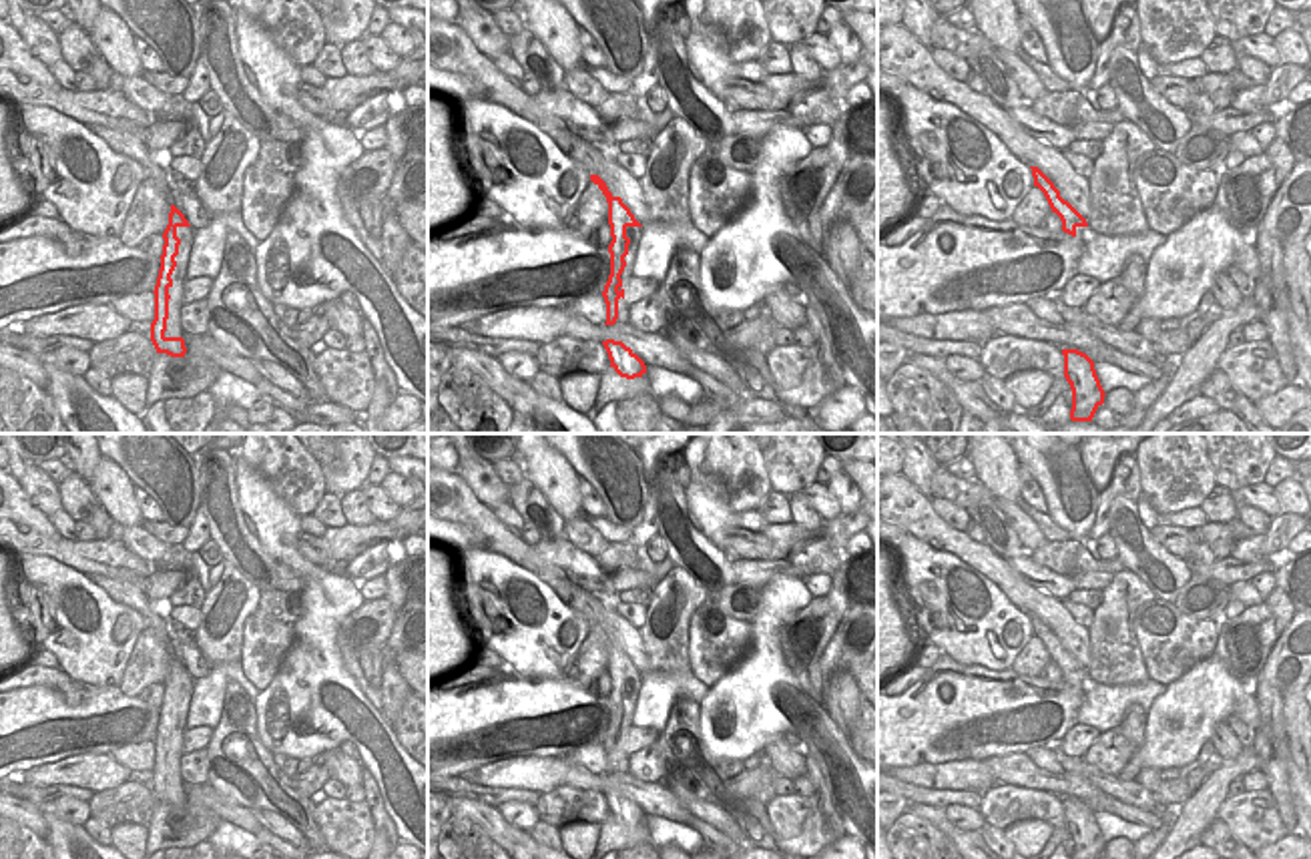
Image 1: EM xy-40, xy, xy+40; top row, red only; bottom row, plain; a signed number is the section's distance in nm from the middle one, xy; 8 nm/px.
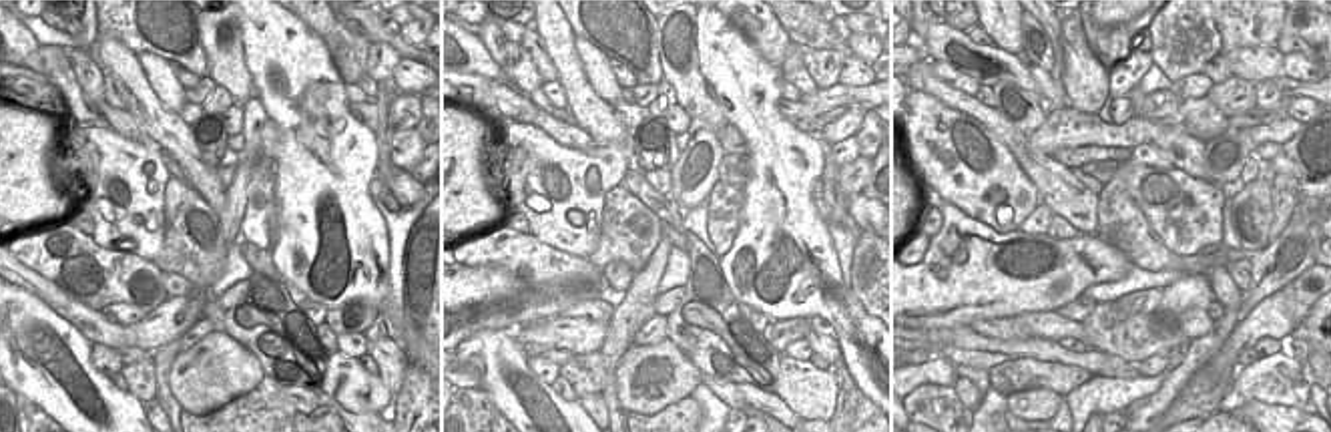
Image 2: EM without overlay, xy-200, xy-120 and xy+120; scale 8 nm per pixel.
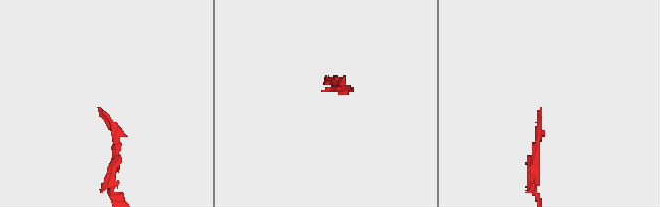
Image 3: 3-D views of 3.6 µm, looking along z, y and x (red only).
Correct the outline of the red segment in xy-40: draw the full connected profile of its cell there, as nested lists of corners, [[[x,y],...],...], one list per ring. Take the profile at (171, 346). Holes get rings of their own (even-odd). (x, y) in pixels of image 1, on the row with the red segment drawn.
[[[171,205],[169,225],[163,233],[165,245],[161,255],[161,269],[155,285],[155,319],[151,323],[151,341],[157,353],[167,353],[171,357],[185,357],[187,347],[183,337],[167,337],[167,319],[169,319],[169,289],[173,287],[173,271],[177,267],[175,257],[179,255],[181,239],[177,237],[179,227],[191,227],[185,215]]]

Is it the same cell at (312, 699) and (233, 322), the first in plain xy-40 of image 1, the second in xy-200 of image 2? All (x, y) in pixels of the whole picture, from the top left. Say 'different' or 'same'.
different

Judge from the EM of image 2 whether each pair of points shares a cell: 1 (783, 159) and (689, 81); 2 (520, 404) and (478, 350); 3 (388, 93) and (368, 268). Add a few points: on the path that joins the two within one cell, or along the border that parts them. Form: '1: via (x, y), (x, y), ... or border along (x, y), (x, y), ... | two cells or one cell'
1: border along (715, 101), (727, 121) | two cells
2: via (512, 390), (492, 364) | one cell
3: border along (374, 133), (376, 175) | two cells

